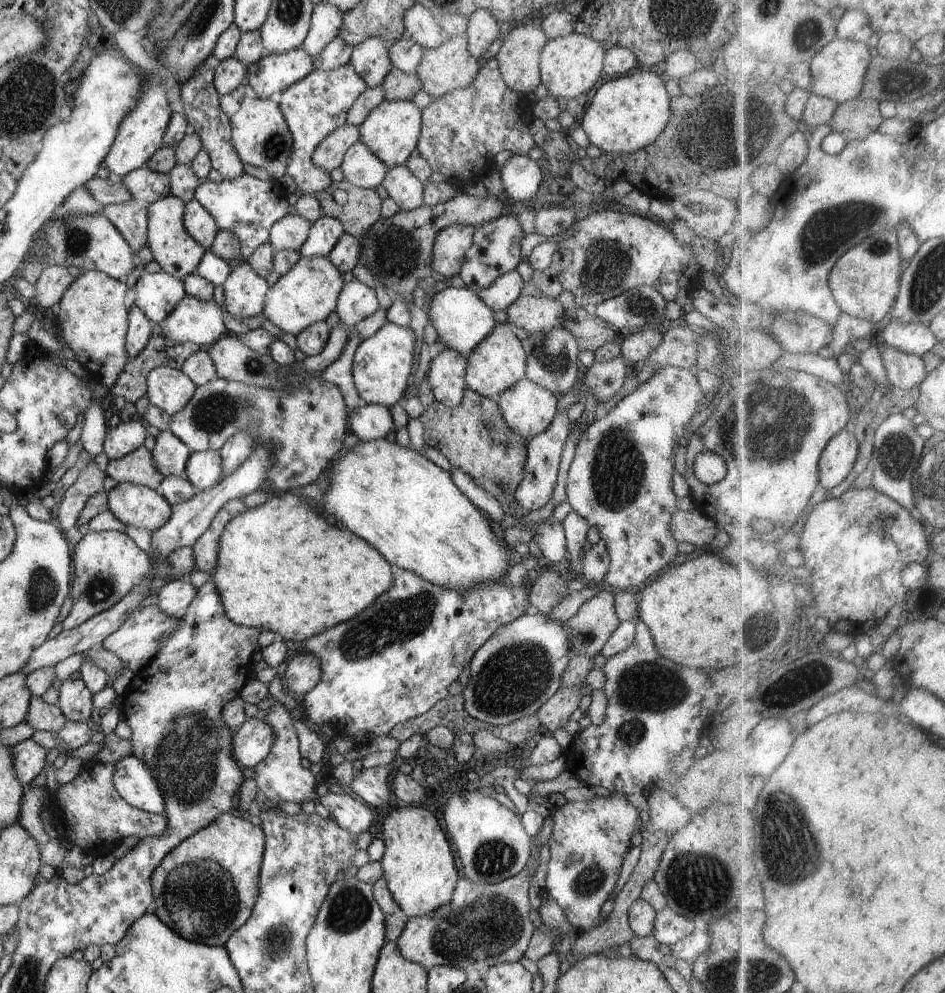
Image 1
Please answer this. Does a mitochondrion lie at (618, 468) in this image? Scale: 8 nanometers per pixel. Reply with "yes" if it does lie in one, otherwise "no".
yes

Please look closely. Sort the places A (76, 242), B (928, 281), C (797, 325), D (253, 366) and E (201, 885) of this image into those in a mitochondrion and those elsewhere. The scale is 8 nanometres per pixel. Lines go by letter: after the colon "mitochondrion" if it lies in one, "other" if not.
A: mitochondrion
B: mitochondrion
C: mitochondrion
D: mitochondrion
E: mitochondrion

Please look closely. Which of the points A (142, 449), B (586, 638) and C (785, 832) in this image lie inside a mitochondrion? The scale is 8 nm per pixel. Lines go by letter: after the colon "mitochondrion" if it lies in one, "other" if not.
A: other
B: mitochondrion
C: mitochondrion

